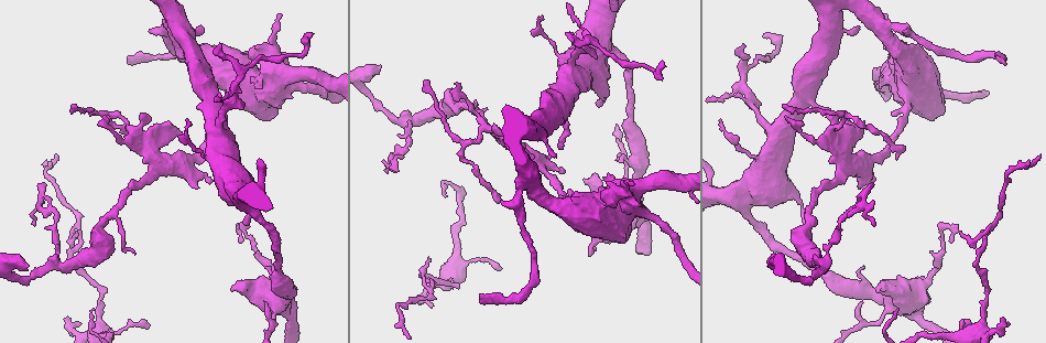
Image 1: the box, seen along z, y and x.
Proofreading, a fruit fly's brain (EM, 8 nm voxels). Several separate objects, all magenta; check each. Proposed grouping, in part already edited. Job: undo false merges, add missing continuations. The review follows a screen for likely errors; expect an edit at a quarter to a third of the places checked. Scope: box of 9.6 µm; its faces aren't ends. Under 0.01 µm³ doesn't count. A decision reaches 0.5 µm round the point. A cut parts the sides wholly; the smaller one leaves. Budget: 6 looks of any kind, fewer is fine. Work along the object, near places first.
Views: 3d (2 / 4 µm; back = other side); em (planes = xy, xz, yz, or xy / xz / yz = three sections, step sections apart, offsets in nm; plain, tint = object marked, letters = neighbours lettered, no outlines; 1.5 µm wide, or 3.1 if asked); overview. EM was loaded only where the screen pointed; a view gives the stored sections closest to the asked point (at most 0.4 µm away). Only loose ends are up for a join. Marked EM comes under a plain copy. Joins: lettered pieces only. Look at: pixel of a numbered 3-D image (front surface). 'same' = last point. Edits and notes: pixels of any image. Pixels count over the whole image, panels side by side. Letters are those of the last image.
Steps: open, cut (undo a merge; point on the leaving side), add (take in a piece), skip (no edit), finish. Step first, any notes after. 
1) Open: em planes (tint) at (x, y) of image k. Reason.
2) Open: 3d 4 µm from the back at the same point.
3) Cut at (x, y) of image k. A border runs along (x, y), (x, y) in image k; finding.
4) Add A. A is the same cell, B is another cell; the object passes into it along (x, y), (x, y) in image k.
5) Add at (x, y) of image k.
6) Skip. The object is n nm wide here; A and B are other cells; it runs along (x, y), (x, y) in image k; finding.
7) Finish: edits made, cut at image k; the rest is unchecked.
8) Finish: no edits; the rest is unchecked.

Open: 3d 4 µm at (278, 301) of image 1. Four or more arms meet.

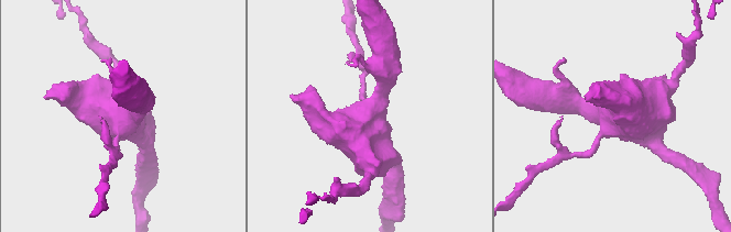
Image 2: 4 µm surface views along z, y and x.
Open: em planes (tint) at (609, 115) of image 2. Now the EM.

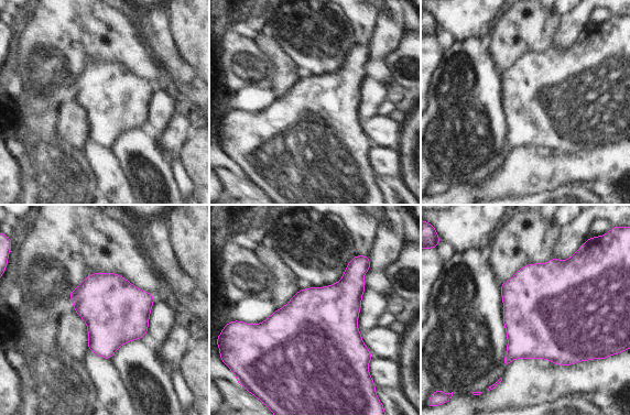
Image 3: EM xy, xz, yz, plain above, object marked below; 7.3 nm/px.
Open: em planes (letters) at the same point.

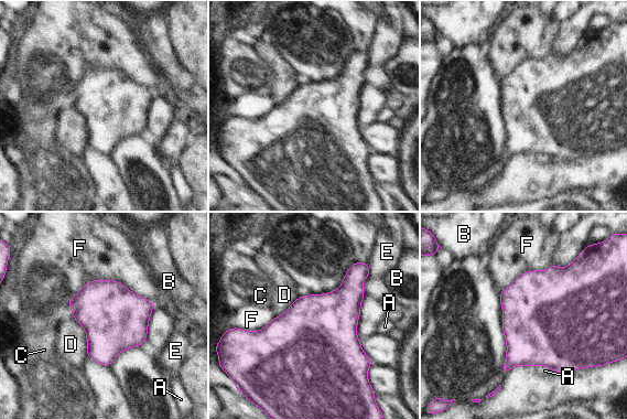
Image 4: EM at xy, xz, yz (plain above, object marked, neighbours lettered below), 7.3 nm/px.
Skip. The object is 460 nm wide here; the longest contact is with F, 650 nm; A, B, C, D, E and F are other cells; continuous, no second neuron.

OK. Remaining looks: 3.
Open: 3d 2 µm at (79, 324) of image 1. An open end.

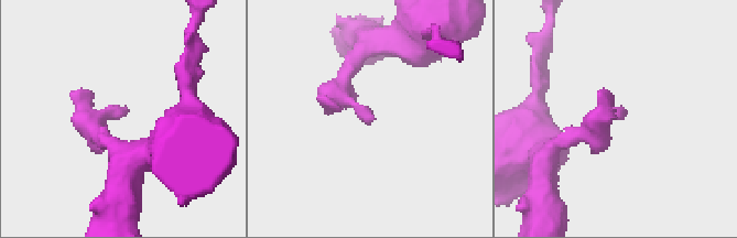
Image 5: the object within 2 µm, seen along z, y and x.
Open: em planes (letters) at (624, 107) of image 5. Need the tissue.

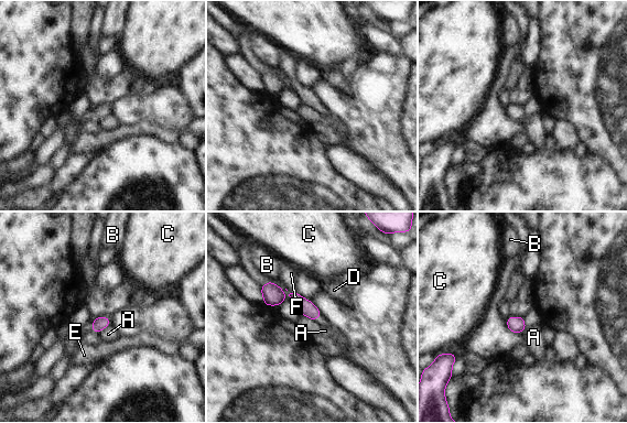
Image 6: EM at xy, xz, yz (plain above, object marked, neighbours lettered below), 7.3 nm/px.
Skip. A, B, C, D, E and F are other cells; a border runs along (109, 324), (97, 333) in image 6; no lettered piece goes on from it.

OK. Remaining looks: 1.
Finish: no edits; the rest is unchecked.

